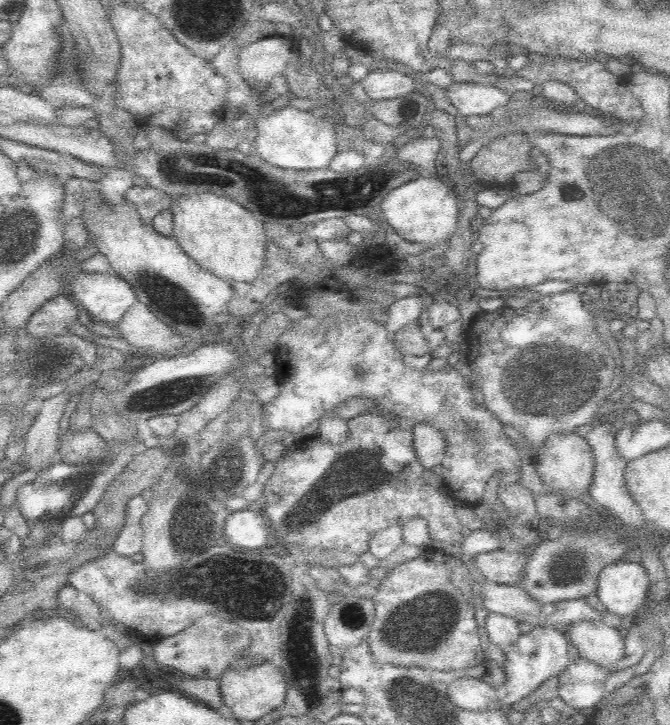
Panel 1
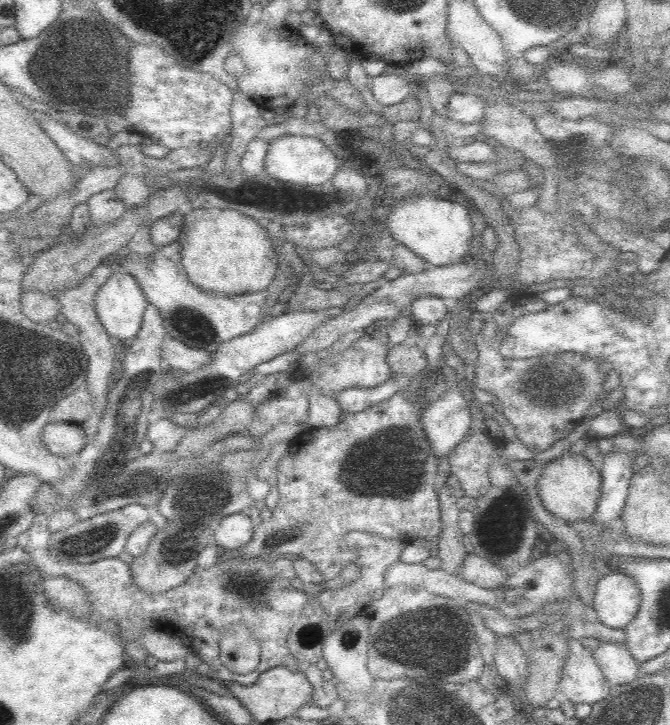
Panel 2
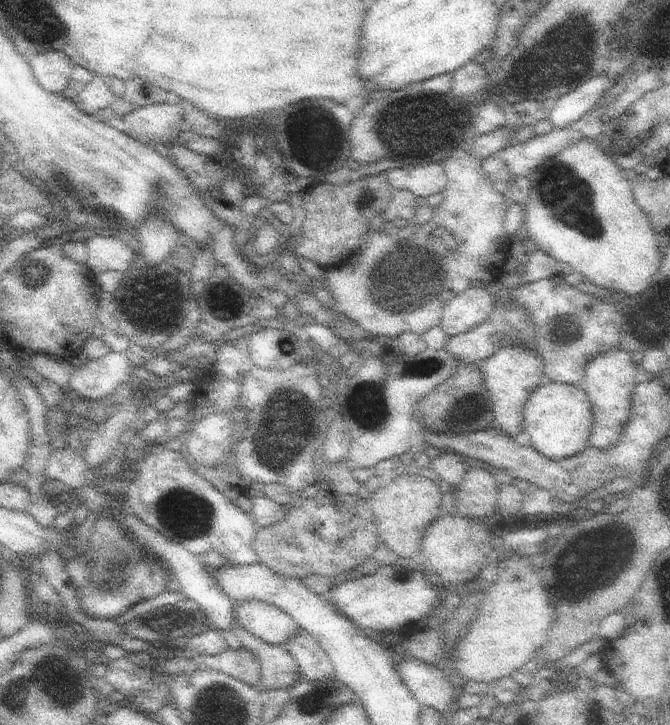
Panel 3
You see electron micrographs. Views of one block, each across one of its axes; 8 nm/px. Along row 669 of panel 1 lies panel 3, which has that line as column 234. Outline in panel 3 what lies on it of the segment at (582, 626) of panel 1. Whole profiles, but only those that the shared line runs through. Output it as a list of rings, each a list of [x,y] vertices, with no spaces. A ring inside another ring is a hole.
[[[259,600],[233,604],[233,612],[235,620],[245,626],[247,632],[273,646],[283,646],[287,638],[291,638],[299,628],[299,624],[289,614],[285,614],[273,604]]]

